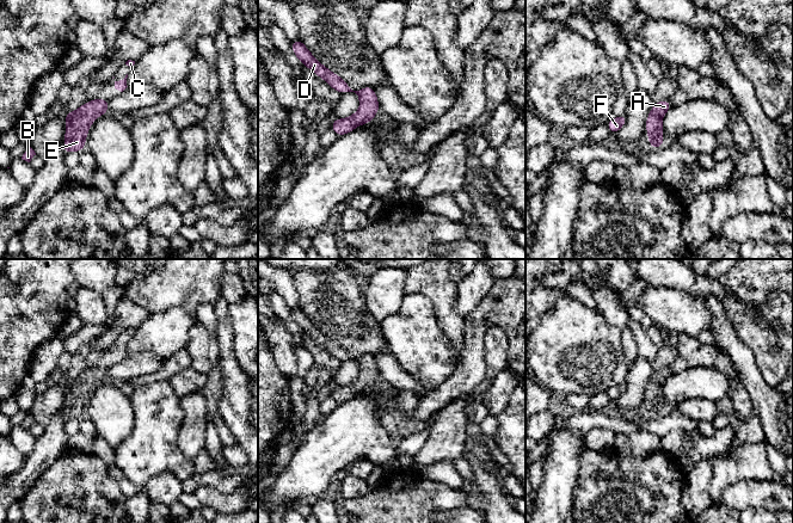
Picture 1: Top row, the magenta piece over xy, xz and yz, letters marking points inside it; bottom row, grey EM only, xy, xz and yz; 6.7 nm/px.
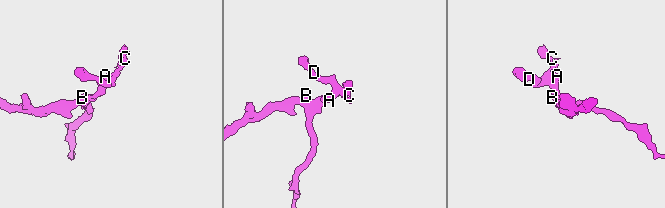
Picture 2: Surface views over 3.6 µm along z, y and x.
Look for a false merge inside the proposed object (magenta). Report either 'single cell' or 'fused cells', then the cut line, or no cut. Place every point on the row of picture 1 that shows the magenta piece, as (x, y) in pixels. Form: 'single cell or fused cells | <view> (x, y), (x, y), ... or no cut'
single cell | no cut

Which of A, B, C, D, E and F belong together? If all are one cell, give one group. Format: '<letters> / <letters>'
A B C D E F

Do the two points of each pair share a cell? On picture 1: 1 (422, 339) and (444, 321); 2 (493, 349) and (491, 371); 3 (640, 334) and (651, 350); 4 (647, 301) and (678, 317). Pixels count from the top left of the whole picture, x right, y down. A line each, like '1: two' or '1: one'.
1: two
2: one
3: one
4: one

